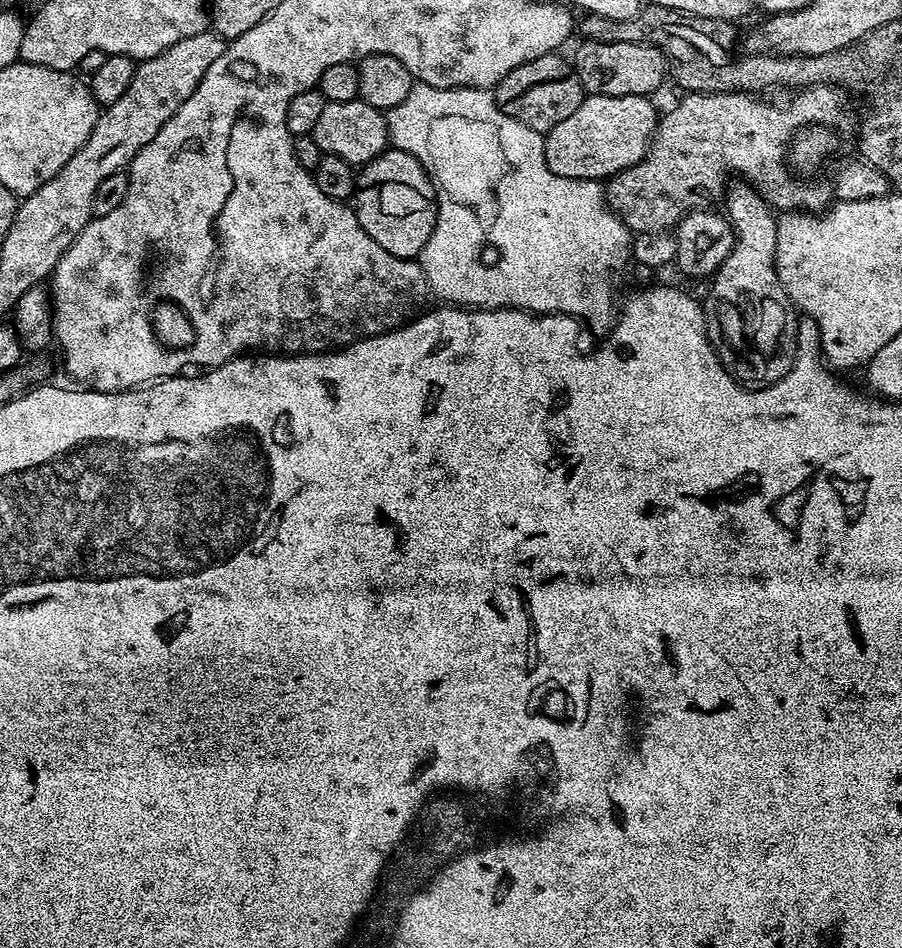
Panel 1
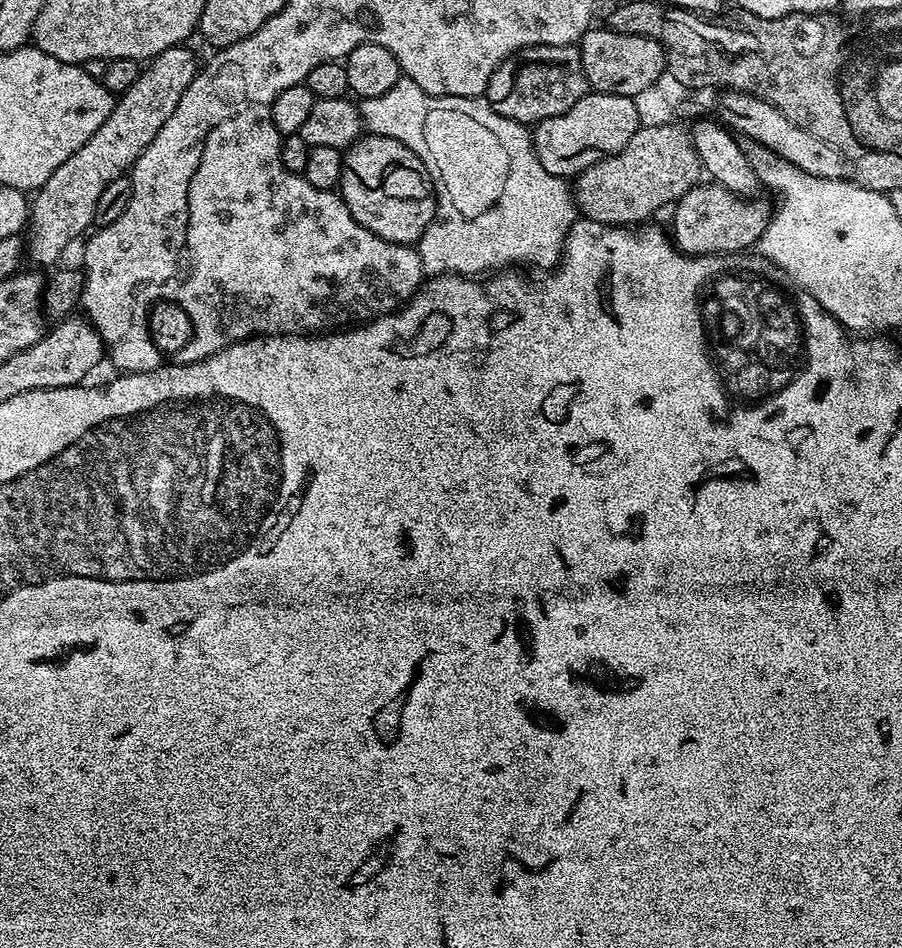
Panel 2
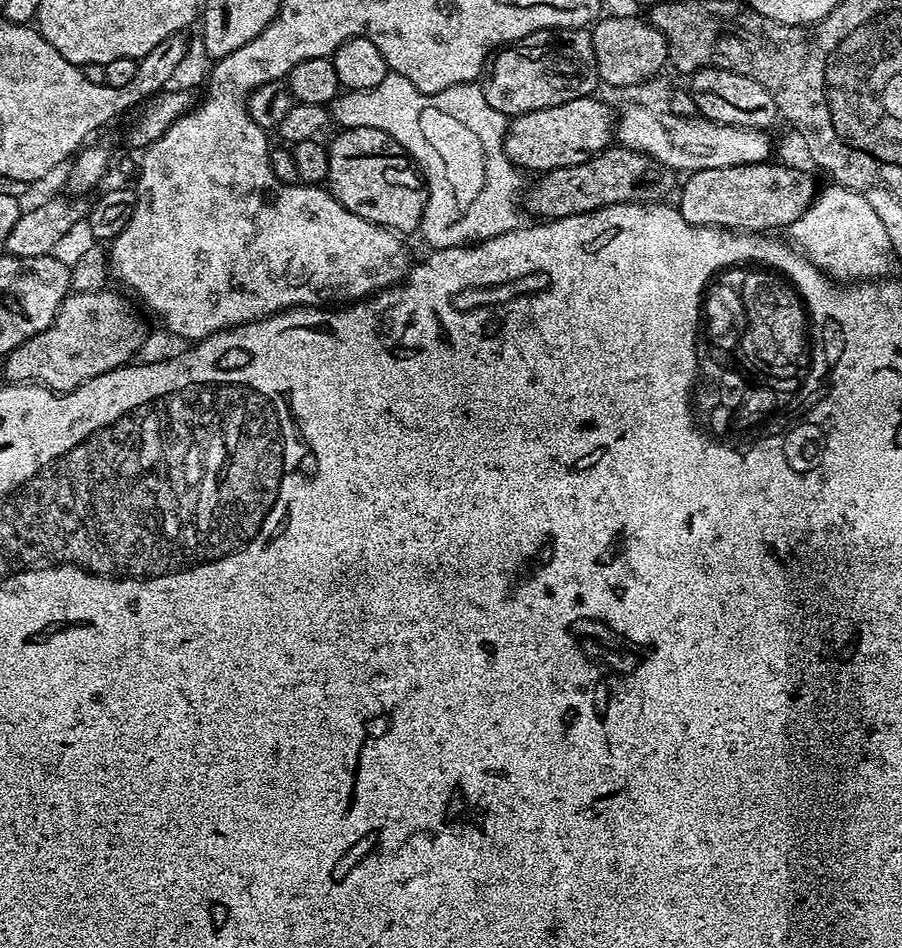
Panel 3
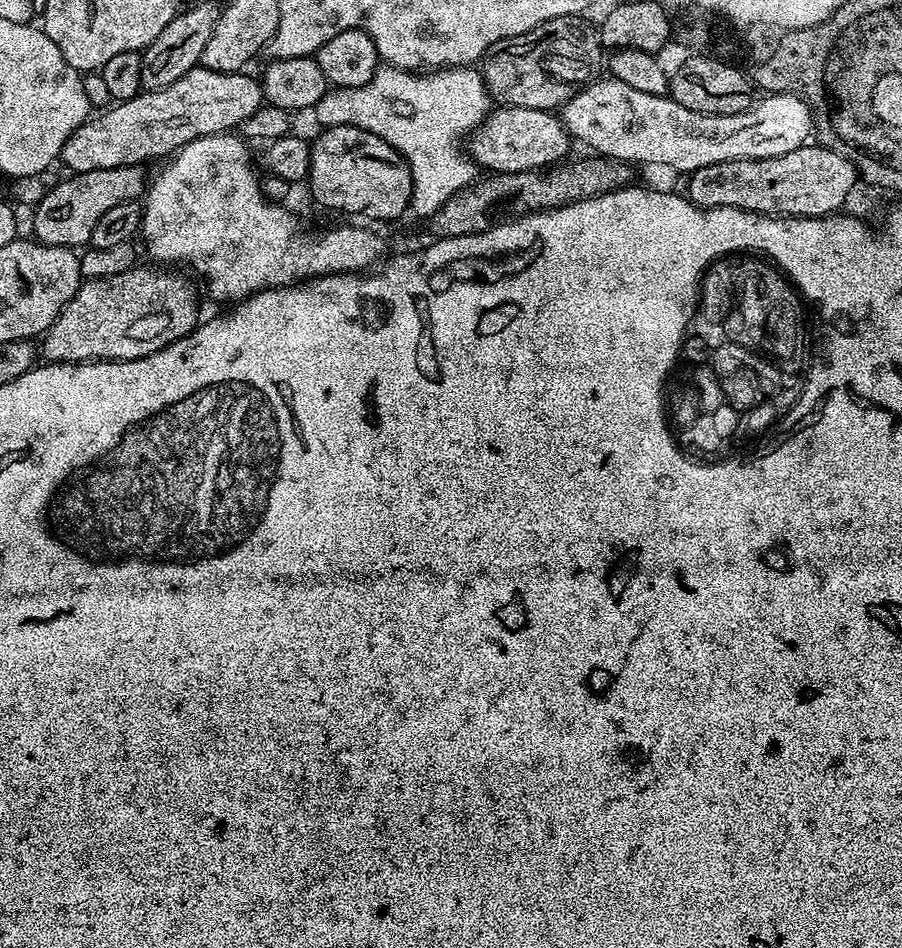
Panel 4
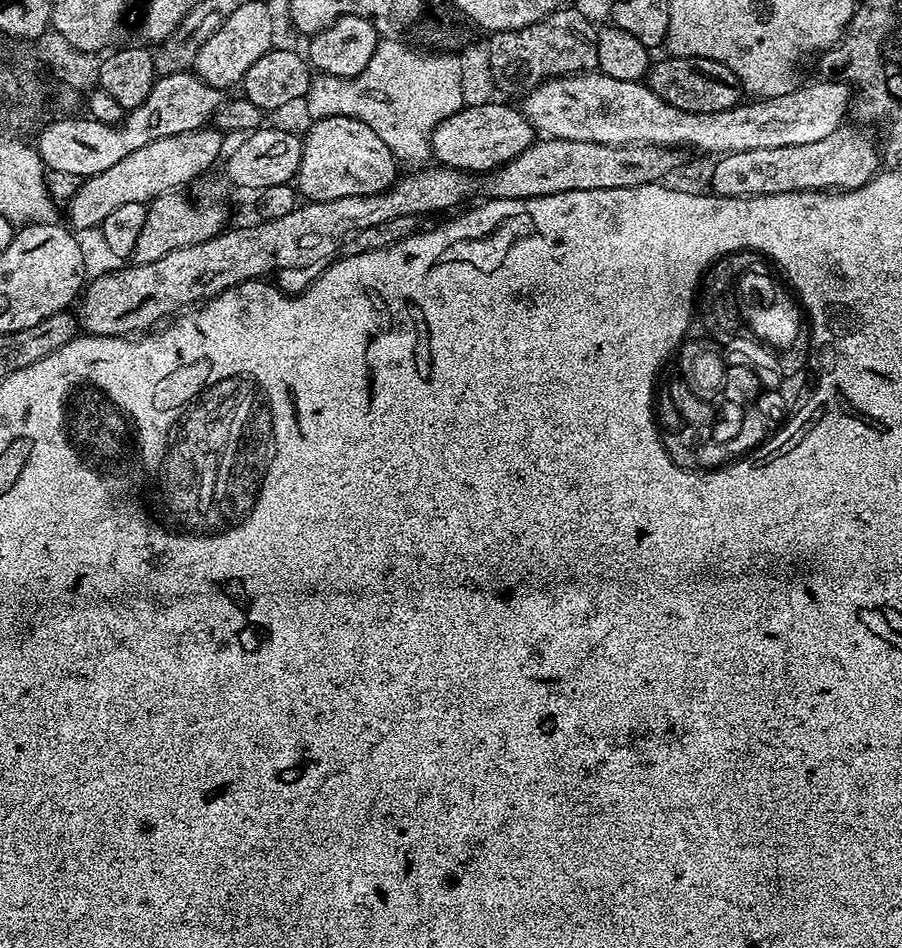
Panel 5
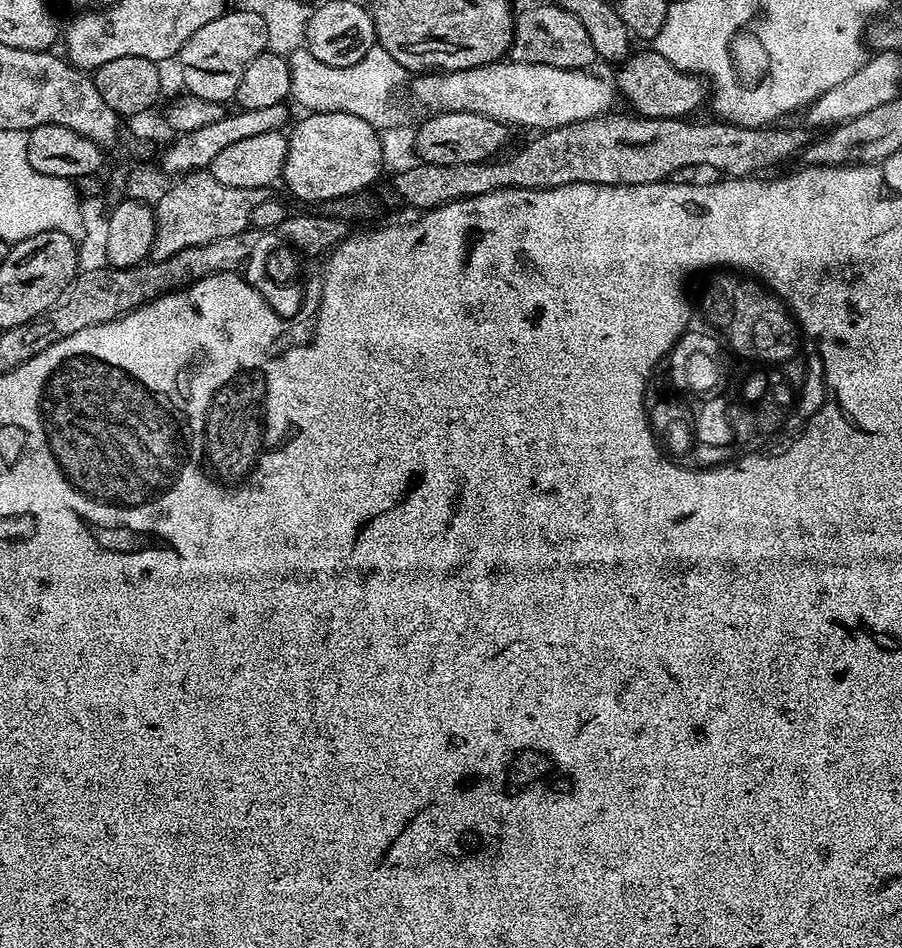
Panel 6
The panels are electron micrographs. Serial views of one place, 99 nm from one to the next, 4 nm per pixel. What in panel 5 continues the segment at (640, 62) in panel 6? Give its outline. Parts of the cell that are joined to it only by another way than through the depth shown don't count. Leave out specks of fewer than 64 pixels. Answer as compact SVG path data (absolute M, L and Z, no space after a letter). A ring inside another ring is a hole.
M672 56L651 65L646 83L658 98L687 112L721 112L735 108L742 100L740 80L727 64L705 56Z

